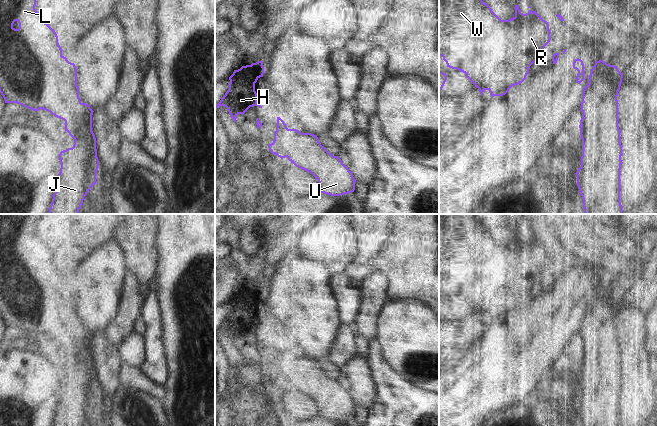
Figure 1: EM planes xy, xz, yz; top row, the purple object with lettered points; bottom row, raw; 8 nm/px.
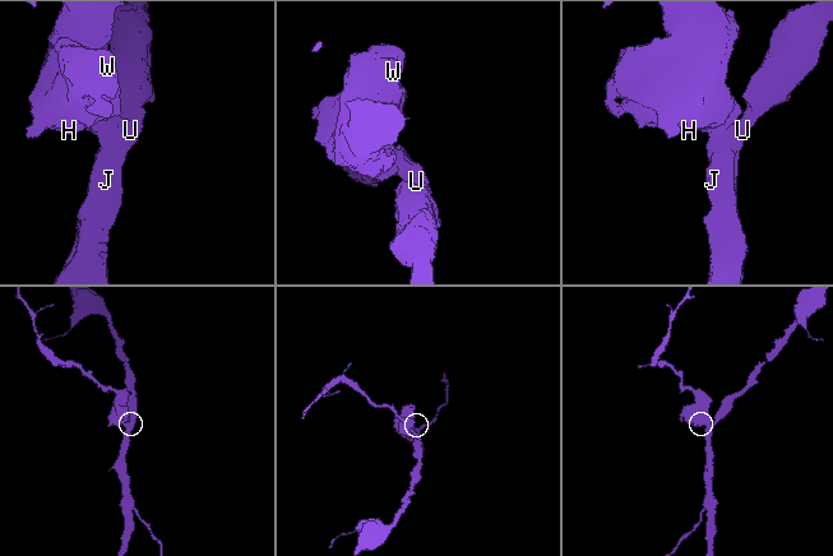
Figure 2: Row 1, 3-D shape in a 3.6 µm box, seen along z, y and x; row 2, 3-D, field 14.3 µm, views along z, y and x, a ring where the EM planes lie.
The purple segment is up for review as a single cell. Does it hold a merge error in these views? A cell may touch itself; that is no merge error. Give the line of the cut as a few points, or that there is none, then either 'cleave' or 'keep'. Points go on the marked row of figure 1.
no cut; keep

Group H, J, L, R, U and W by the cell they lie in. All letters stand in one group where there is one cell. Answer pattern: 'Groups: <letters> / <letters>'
Groups: H J L R U W

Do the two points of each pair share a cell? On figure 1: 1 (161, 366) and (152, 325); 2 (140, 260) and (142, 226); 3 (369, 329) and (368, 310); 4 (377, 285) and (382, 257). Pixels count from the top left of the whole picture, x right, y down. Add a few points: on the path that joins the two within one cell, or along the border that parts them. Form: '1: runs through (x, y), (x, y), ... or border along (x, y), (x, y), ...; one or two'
1: runs through (157, 356), (154, 335); one
2: runs through (141, 252), (141, 234); one
3: runs through (368, 324), (368, 315); one
4: border along (391, 282), (383, 272), (376, 271), (360, 285); two

